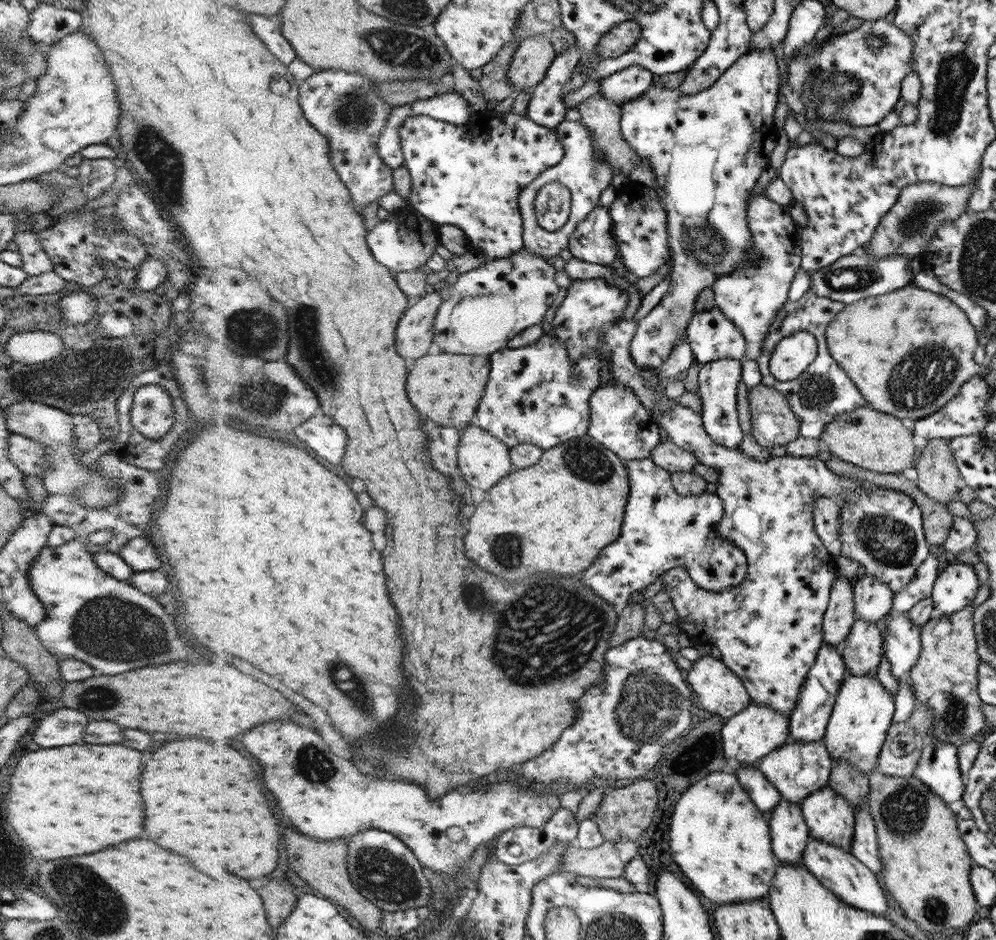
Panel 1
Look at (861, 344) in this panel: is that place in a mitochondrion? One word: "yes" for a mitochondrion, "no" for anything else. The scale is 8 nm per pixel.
no

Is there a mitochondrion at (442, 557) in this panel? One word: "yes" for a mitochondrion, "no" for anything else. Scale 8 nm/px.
no

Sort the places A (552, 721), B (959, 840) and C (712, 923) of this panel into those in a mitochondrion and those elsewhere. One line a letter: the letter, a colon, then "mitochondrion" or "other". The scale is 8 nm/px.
A: other
B: other
C: other

